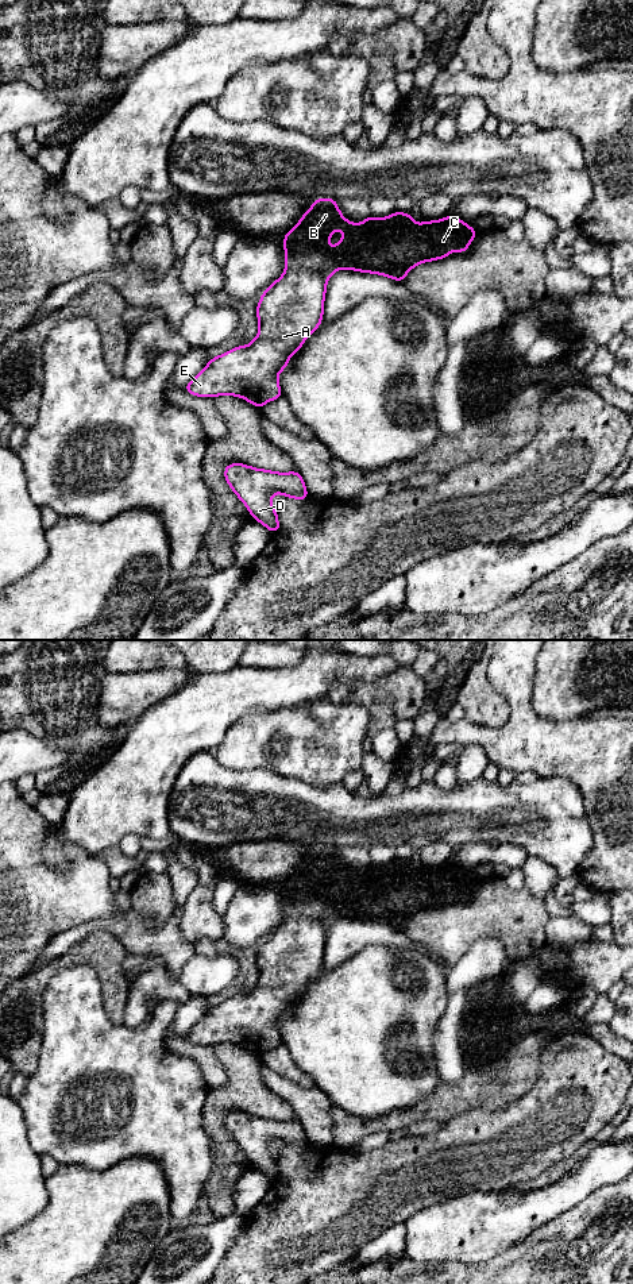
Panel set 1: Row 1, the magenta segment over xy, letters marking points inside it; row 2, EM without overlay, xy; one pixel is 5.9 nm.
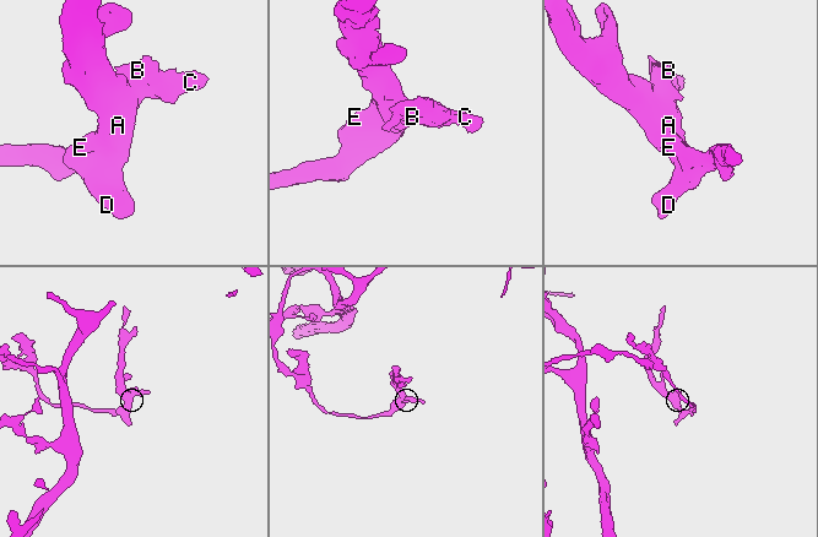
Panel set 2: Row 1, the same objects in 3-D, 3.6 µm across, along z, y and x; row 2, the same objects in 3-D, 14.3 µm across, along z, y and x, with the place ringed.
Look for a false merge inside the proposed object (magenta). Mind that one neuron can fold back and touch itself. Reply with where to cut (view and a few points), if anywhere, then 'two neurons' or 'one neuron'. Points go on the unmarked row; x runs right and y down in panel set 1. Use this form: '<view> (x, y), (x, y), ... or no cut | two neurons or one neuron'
no cut | one neuron

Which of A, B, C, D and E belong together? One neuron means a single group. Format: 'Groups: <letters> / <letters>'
Groups: A B C D E

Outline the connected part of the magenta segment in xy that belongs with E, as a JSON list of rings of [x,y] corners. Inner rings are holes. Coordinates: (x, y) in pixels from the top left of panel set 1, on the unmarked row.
[[[316,847],[312,849],[312,856],[302,863],[296,875],[283,883],[285,919],[262,941],[256,955],[259,969],[256,986],[247,994],[239,994],[216,1006],[211,1006],[204,1018],[185,1033],[185,1038],[197,1045],[217,1045],[224,1042],[240,1045],[260,1059],[266,1050],[282,1044],[278,1022],[287,1015],[287,1009],[304,994],[306,986],[320,975],[324,963],[327,929],[335,919],[348,917],[385,924],[401,930],[414,914],[422,910],[443,907],[449,905],[451,899],[467,899],[475,884],[479,884],[479,882],[472,875],[453,864],[445,864],[435,870],[425,868],[418,872],[413,870],[410,861],[395,859],[393,863],[382,867],[370,863],[362,871],[354,872],[343,865],[341,859],[336,853],[336,847]],[[340,876],[344,878],[344,883],[331,897],[328,894],[329,884]]]

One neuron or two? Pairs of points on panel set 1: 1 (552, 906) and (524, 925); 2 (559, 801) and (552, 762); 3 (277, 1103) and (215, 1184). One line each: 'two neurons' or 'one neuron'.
1: two neurons
2: two neurons
3: one neuron

